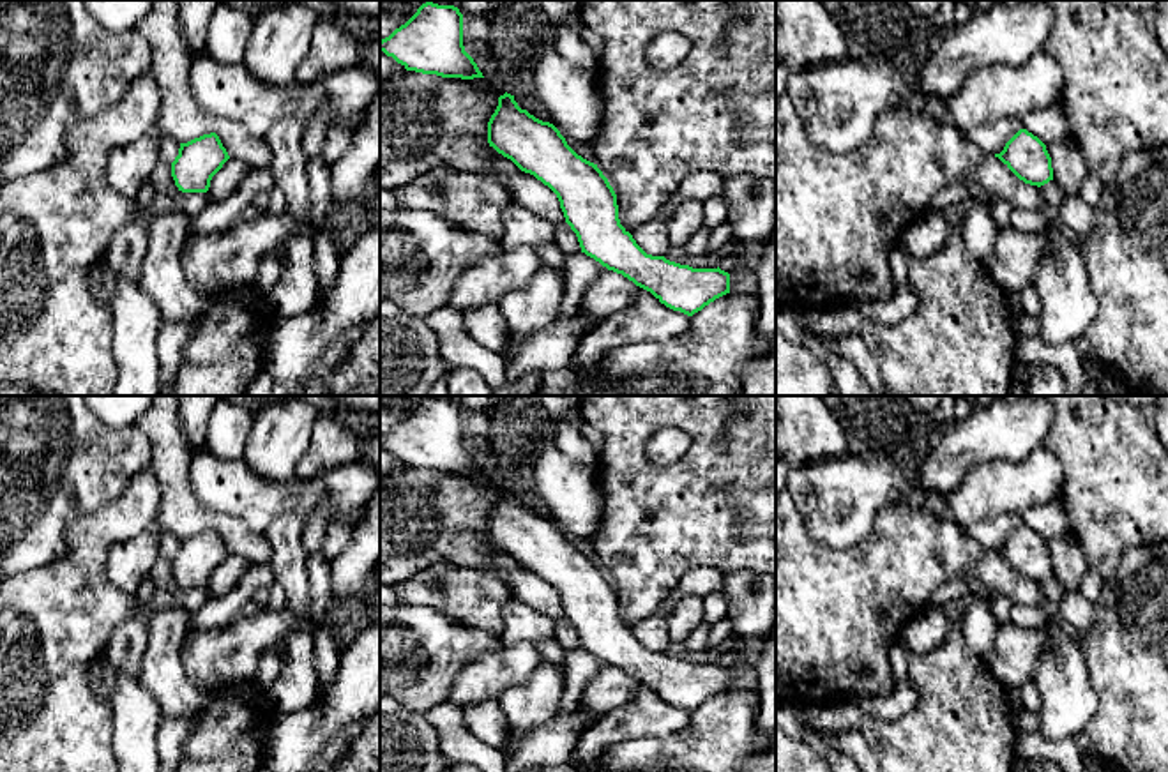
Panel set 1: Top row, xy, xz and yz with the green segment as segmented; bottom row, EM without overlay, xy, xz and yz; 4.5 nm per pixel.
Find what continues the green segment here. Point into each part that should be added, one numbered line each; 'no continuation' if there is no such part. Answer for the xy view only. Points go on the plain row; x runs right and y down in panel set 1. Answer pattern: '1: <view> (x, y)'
no continuation

